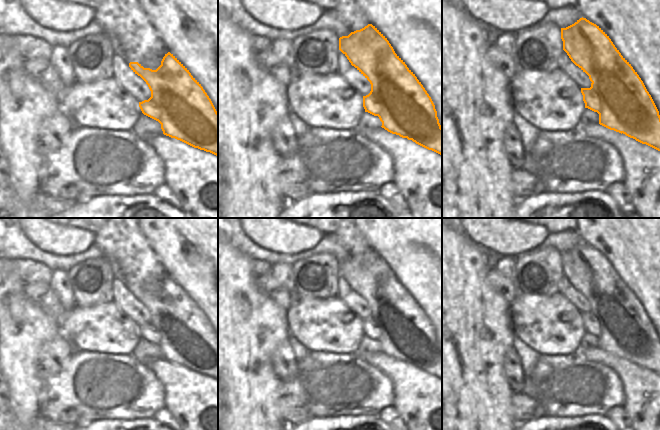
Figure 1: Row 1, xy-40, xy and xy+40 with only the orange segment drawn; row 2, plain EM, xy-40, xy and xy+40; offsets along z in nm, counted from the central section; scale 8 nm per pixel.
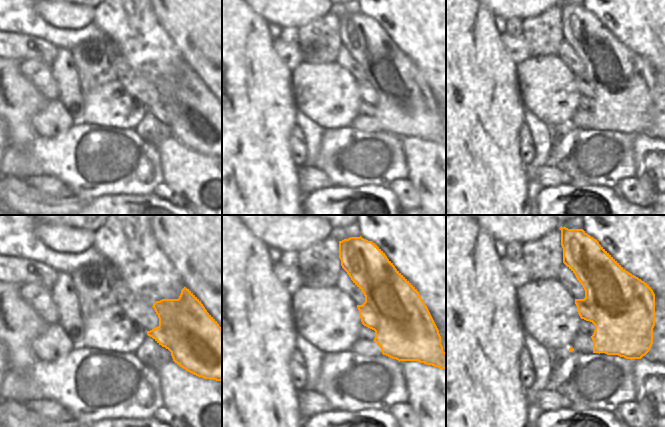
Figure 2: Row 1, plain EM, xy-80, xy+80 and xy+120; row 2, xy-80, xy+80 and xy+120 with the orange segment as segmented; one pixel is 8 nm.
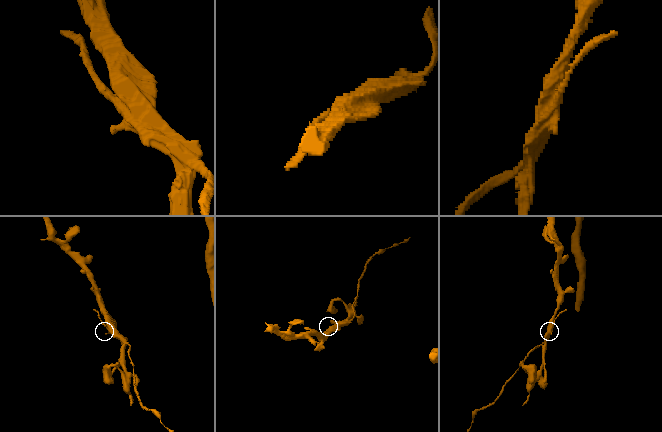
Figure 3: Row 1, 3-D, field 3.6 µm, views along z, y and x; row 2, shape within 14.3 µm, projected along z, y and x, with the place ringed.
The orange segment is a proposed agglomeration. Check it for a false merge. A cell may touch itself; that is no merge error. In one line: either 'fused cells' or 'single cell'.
fused cells

